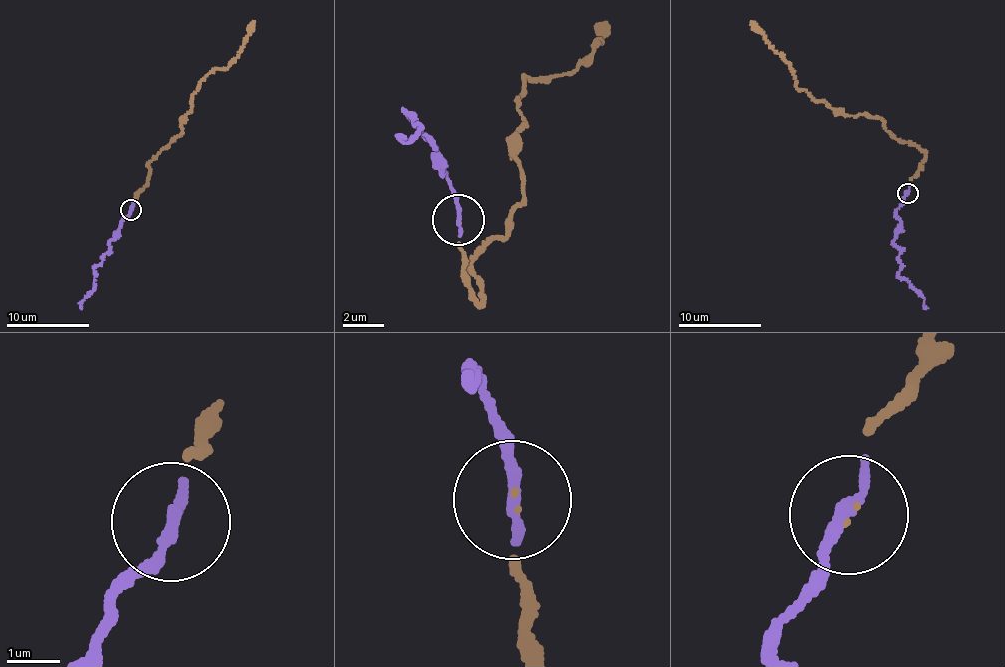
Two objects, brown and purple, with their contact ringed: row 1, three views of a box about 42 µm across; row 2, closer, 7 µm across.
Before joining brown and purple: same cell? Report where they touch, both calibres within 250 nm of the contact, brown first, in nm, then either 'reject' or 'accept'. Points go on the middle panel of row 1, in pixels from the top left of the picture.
at (458, 219); 30 nm thick on the brown side, 280 nm on the other; accept

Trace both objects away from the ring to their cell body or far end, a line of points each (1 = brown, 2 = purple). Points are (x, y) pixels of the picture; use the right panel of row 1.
1: (907, 194), (923, 152), (892, 138), (881, 118), (835, 113), (798, 89), (787, 61), (776, 53), (751, 21)
2: (907, 194), (897, 213), (900, 230), (894, 241), (900, 265), (899, 274), (920, 290), (928, 308)

